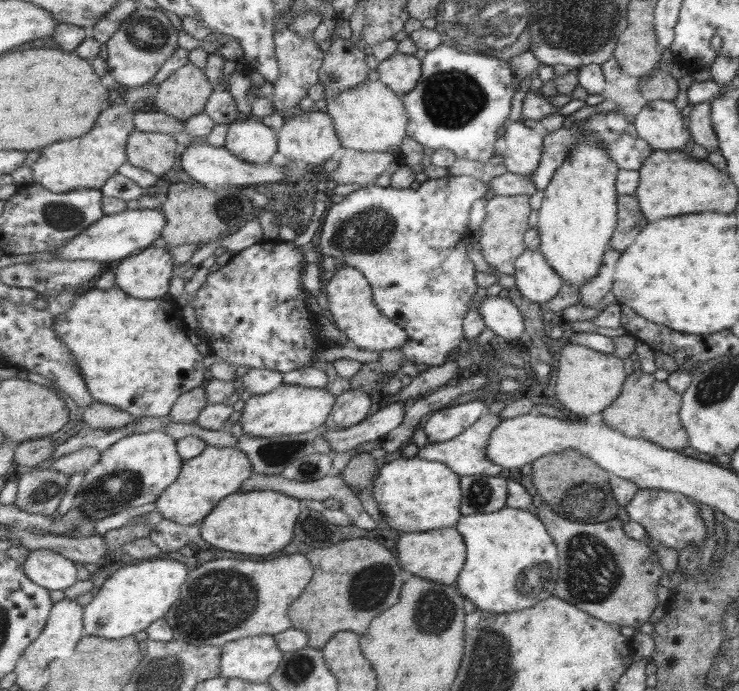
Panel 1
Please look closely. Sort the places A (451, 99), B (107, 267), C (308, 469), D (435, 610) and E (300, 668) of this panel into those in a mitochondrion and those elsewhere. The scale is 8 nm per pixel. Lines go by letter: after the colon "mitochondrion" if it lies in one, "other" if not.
A: mitochondrion
B: other
C: mitochondrion
D: mitochondrion
E: mitochondrion

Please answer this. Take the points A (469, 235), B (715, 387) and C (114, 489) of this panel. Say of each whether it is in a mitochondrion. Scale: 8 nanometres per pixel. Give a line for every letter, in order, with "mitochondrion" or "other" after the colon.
A: other
B: mitochondrion
C: mitochondrion

